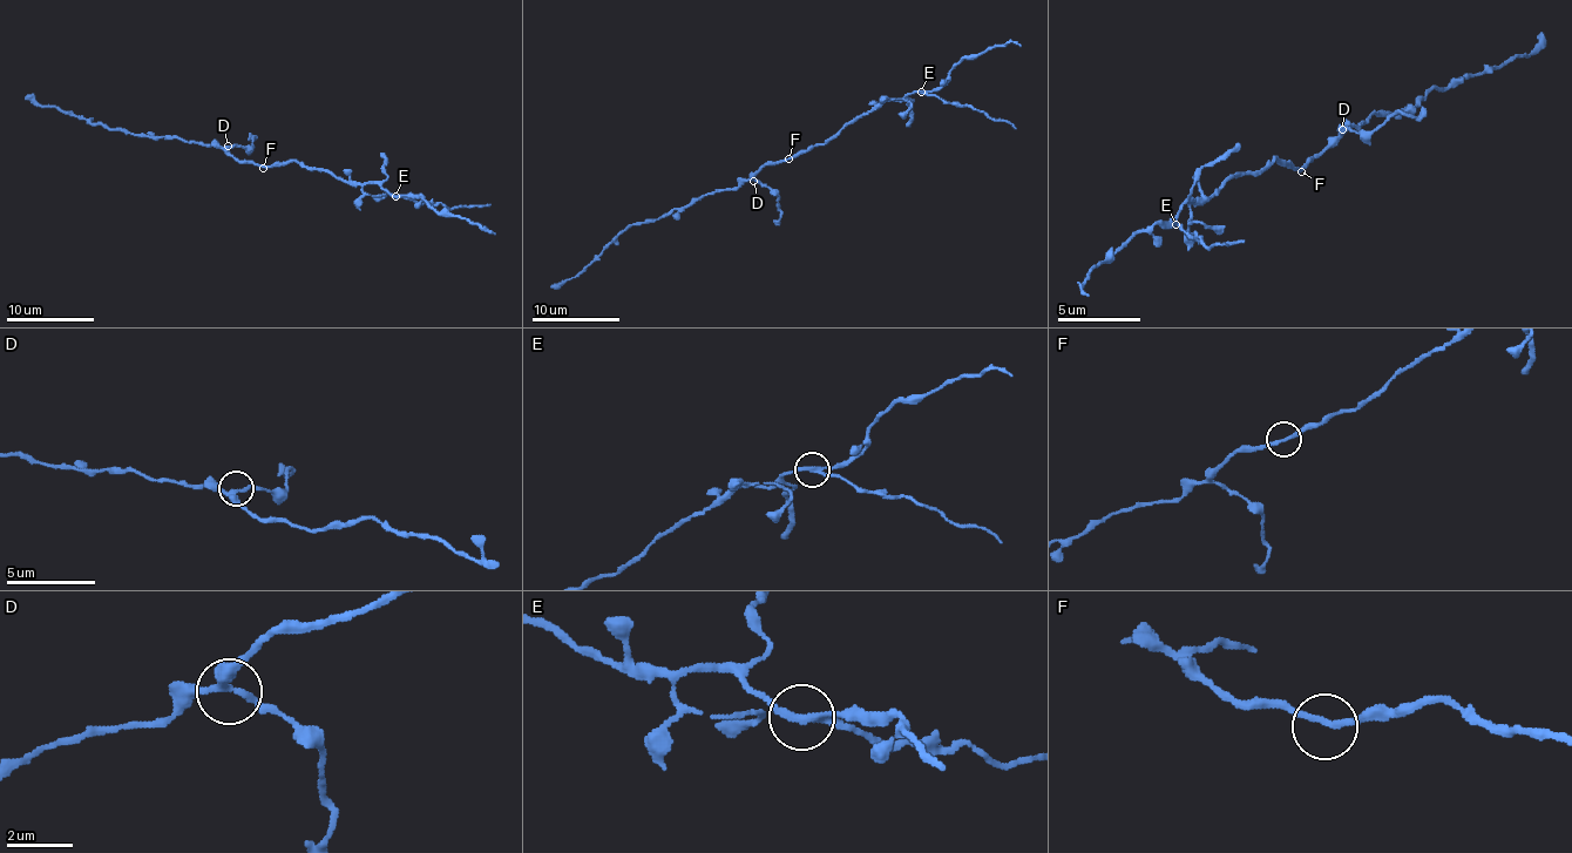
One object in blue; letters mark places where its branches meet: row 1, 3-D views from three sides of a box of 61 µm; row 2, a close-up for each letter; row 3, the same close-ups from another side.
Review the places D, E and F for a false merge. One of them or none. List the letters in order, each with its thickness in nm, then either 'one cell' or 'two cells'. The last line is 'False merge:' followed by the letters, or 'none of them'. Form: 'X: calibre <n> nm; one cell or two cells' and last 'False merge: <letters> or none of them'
D: calibre 260 nm; one cell
E: calibre 190 nm; two cells
F: calibre 200 nm; one cell
False merge: E

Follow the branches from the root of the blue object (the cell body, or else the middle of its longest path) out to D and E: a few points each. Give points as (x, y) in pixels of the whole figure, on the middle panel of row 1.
D: (788, 158), (766, 163), (753, 181)
E: (788, 158), (827, 143), (845, 126), (889, 99), (905, 99), (913, 93), (922, 93)

